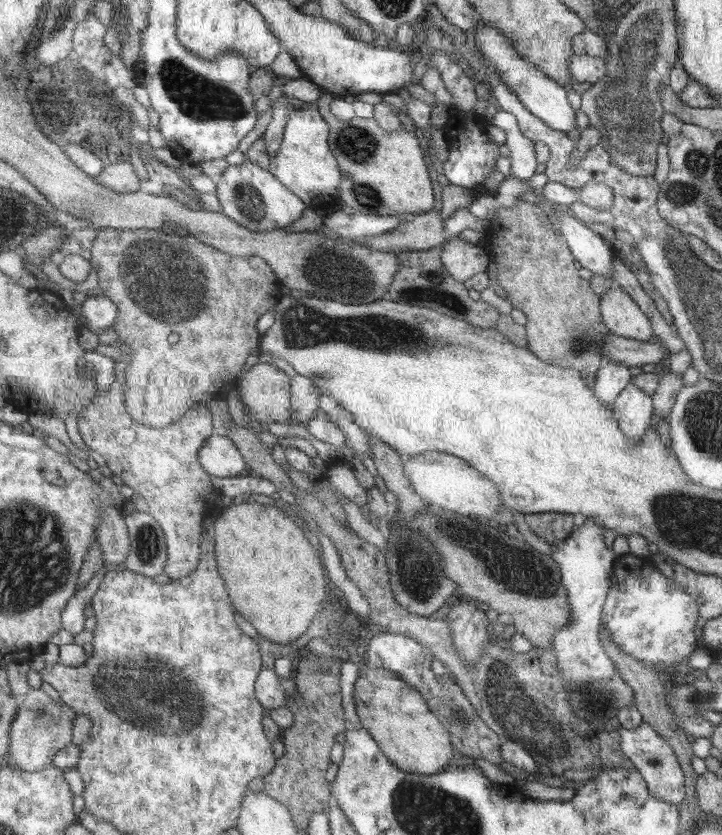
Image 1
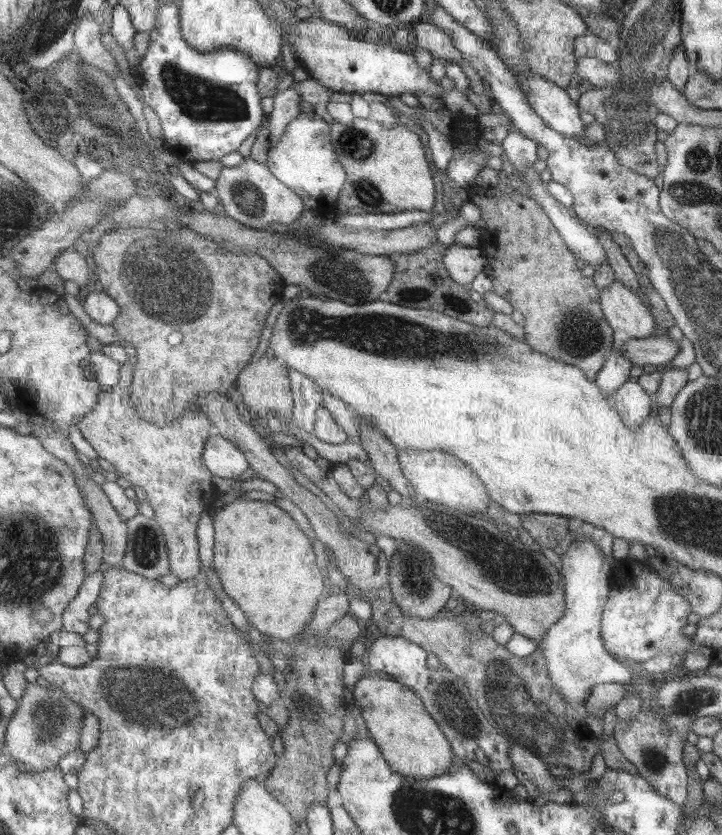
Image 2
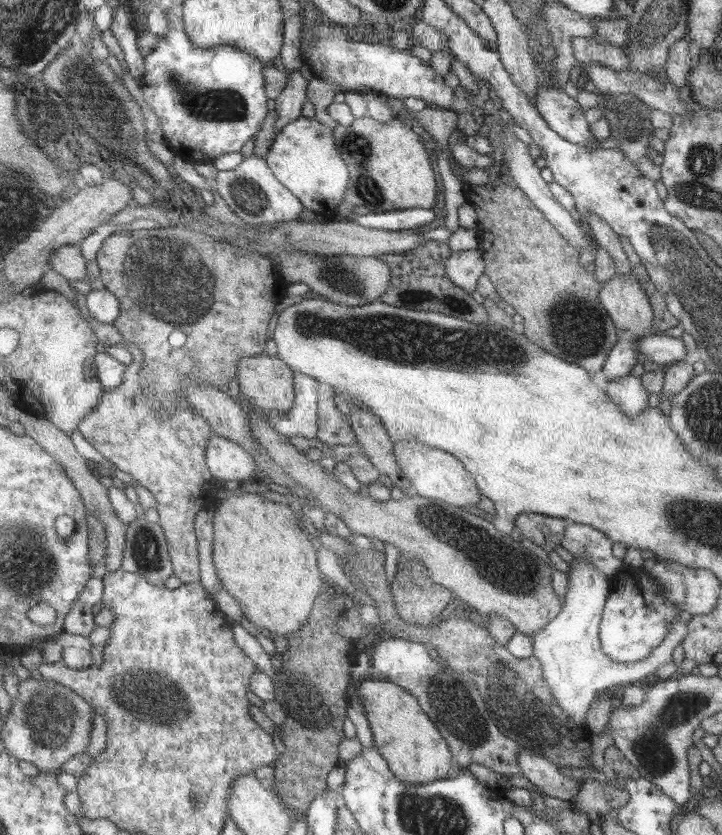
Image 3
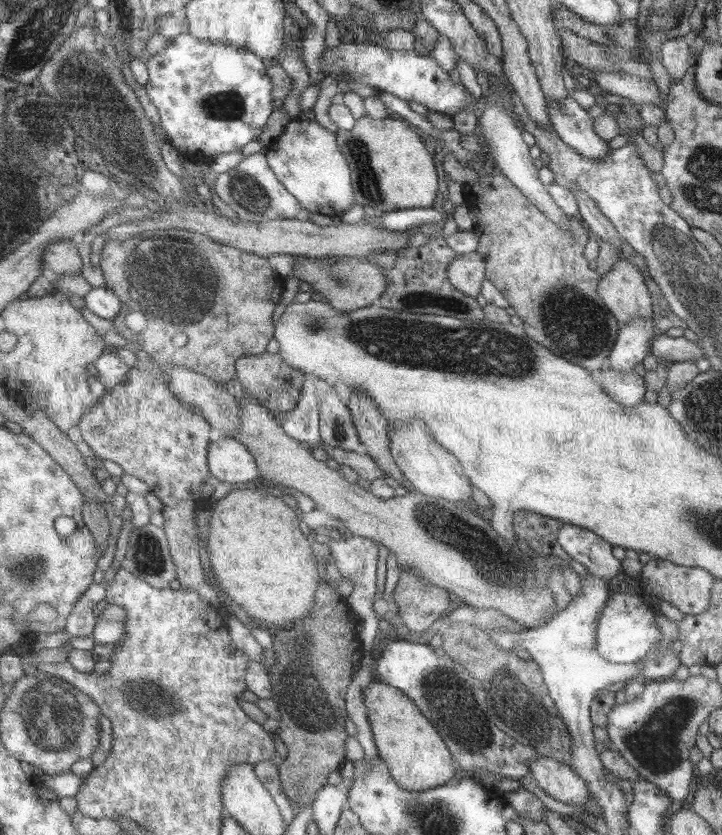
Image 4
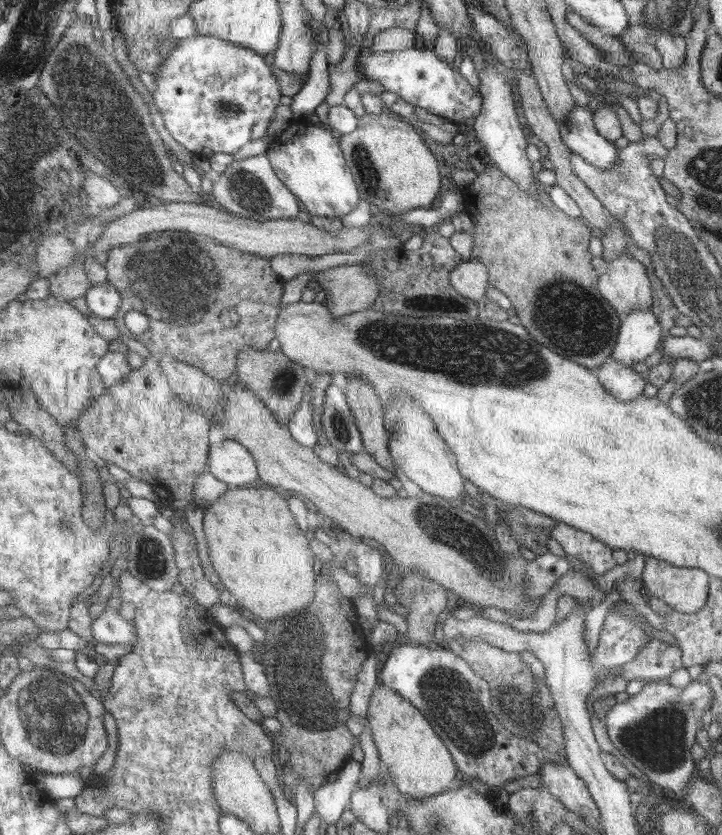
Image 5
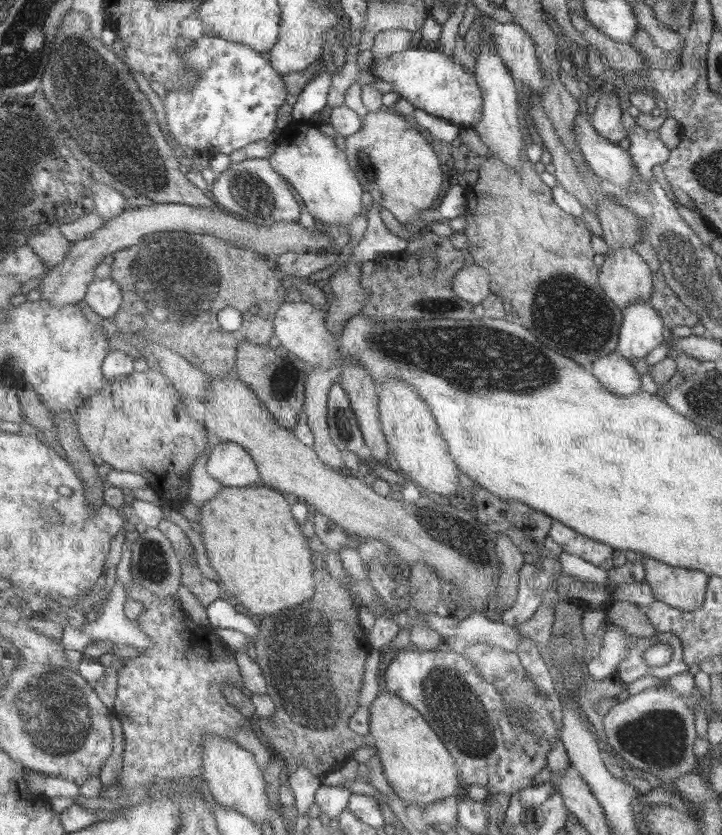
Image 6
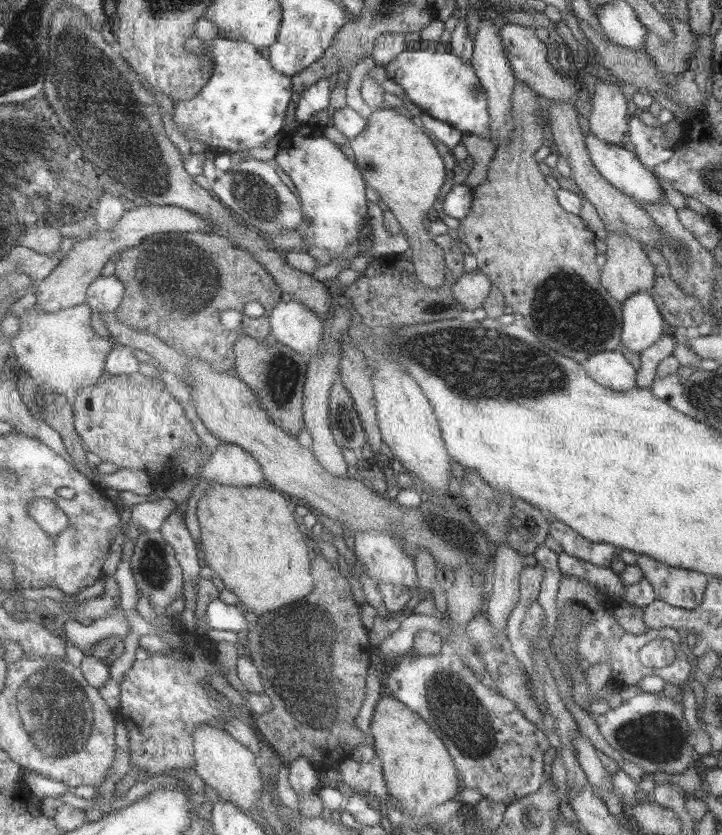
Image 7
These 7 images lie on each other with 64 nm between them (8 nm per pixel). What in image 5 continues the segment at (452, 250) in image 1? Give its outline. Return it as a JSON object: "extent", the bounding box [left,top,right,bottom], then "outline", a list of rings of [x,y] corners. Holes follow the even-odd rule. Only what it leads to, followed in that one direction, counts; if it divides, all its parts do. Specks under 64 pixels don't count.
{"extent":[451,258,491,302],"outline":[[[475,258],[469,262],[461,262],[451,274],[451,286],[457,290],[457,294],[475,302],[487,300],[487,288],[491,288],[489,280],[489,268]]]}

